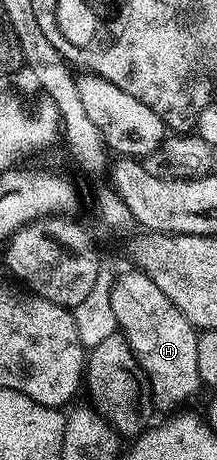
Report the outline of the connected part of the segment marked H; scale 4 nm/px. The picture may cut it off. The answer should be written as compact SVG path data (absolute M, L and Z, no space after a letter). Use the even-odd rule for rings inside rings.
M131 268L131 271L128 272L128 274L119 274L118 277L116 277L115 283L113 284L113 288L111 289L111 299L113 300L113 316L117 316L117 324L119 325L118 331L123 334L123 336L127 339L128 345L132 349L132 351L135 353L136 360L139 362L140 368L147 373L147 376L149 377L149 381L151 381L151 390L152 394L154 396L154 409L156 411L161 412L161 410L171 410L174 411L176 408L174 406L179 406L182 404L182 402L187 402L190 400L191 397L194 396L195 393L198 392L198 390L201 390L201 383L199 380L199 373L197 372L197 340L199 339L199 334L197 333L196 327L191 325L191 321L184 316L184 314L181 312L181 308L177 308L177 304L173 304L173 300L169 300L169 296L165 296L165 292L161 292L161 288L157 288L157 284L153 284L153 280L149 280L149 276L145 276L143 274L143 271L138 268Z

